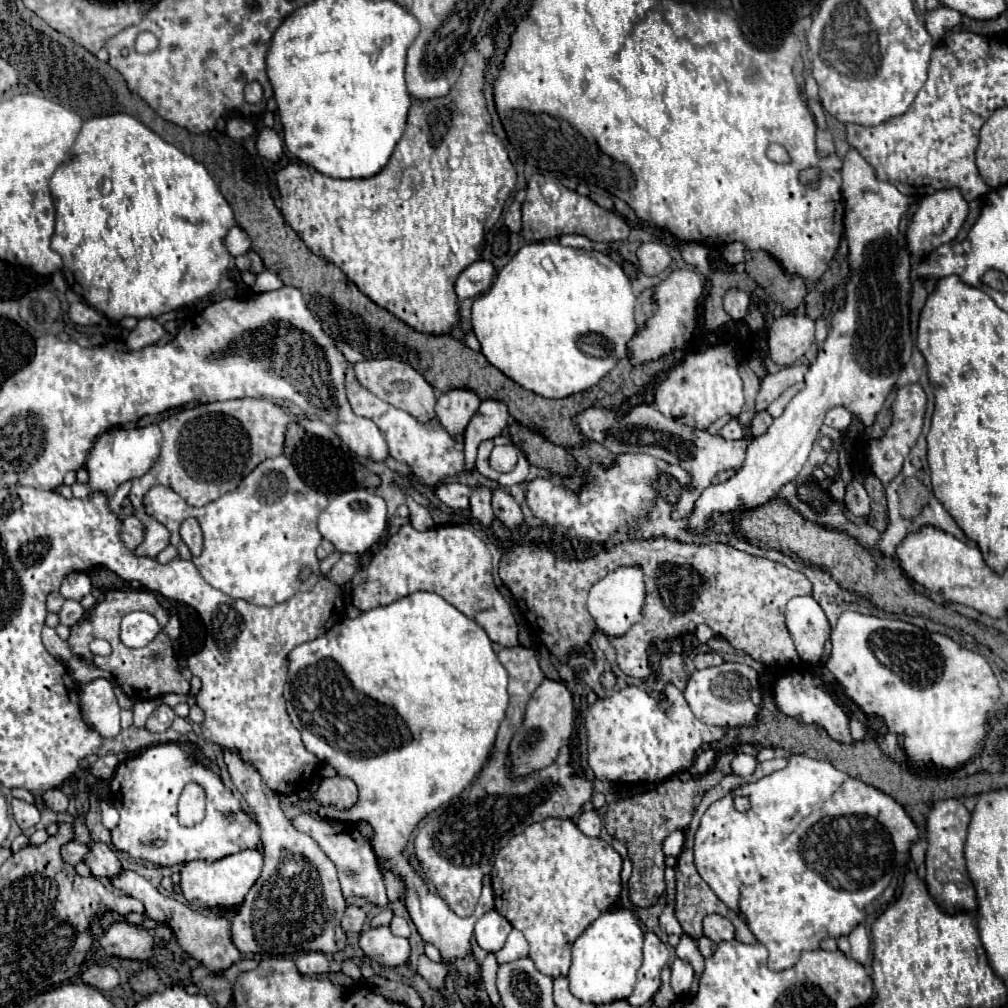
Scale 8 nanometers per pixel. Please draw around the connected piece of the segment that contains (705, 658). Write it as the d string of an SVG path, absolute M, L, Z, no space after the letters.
M698 653L694 661L696 661L696 667L698 667L698 669L706 669L706 667L720 665L724 659L722 659L722 655L718 655L718 653Z

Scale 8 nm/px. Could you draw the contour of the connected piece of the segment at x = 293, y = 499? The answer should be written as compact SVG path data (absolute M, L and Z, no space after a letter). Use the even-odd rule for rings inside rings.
M286 455L266 459L244 477L234 491L204 507L190 507L180 495L176 495L176 491L163 485L152 487L142 503L148 515L168 527L178 557L192 559L208 585L234 599L276 605L284 603L298 591L310 591L322 577L320 561L316 557L322 535L316 527L316 519L320 511L326 509L328 497L310 489L300 479ZM188 517L196 517L204 533L204 551L200 557L192 557L178 533L180 523ZM302 567L312 569L310 579L304 583L298 581Z

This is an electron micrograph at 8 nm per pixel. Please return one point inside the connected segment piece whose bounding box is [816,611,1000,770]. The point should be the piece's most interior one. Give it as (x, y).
(939, 701)

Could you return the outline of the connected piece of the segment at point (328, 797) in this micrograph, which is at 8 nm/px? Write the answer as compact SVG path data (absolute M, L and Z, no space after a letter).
M336 775L332 779L322 779L316 799L322 805L330 805L336 809L352 809L358 803L358 787L352 779Z

